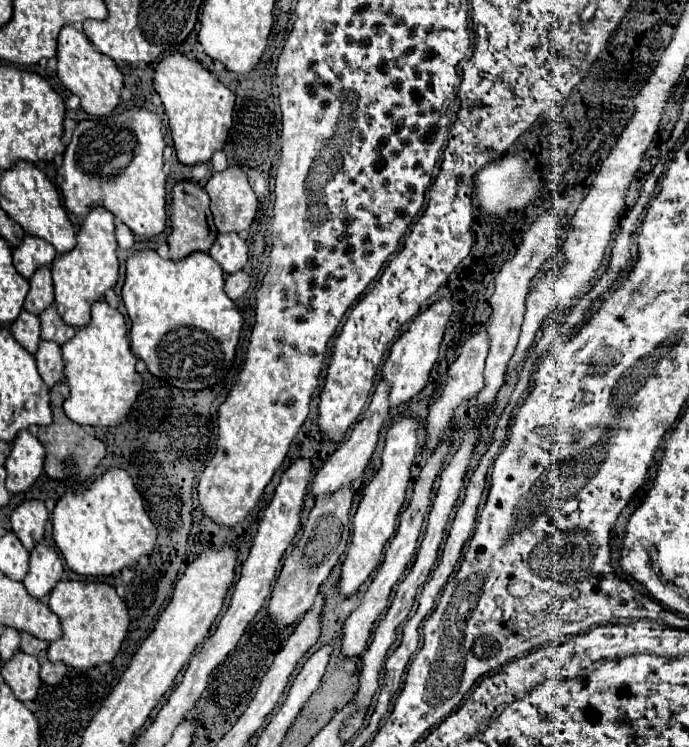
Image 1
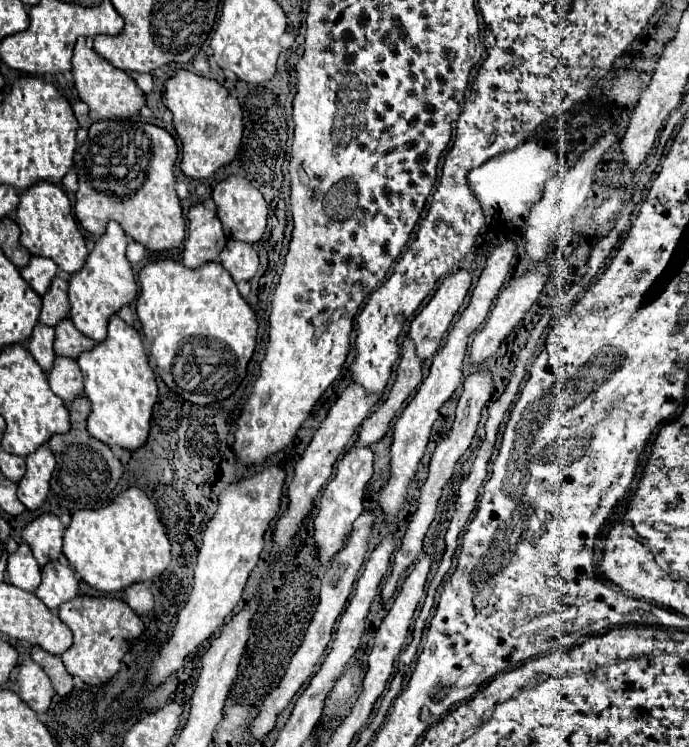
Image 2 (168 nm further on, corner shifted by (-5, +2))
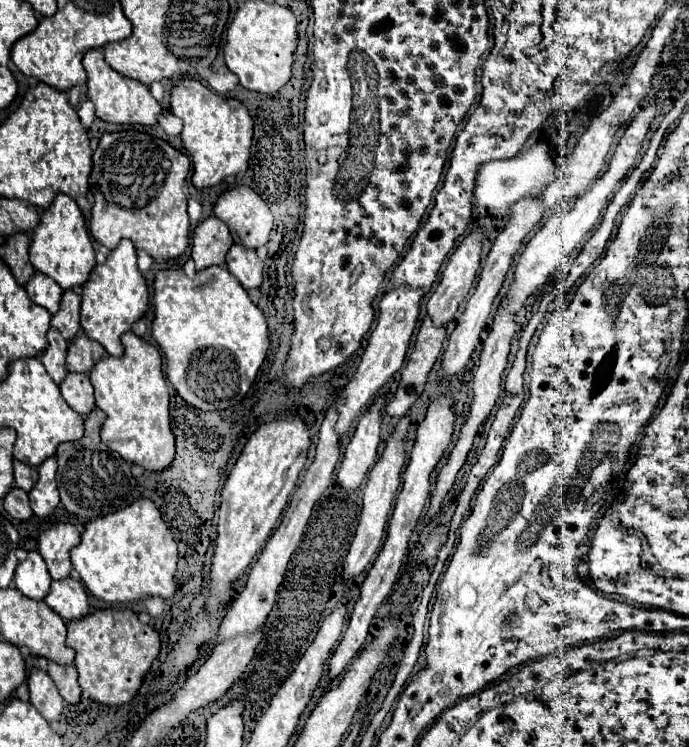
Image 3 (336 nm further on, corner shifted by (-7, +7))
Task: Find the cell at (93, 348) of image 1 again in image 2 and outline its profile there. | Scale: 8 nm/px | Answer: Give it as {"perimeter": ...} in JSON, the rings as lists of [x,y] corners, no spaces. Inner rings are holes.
{"perimeter":[[[112,316],[108,324],[108,338],[96,344],[94,350],[84,352],[78,358],[78,366],[84,374],[84,394],[92,402],[92,414],[88,416],[90,436],[108,446],[120,446],[132,452],[142,448],[148,442],[158,386],[140,334],[118,316]]]}

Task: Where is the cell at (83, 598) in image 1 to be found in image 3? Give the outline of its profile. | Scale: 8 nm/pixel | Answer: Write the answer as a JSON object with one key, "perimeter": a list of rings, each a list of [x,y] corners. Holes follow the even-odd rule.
{"perimeter":[[[94,609],[88,617],[68,623],[66,643],[76,649],[74,665],[78,669],[78,683],[86,695],[102,705],[128,703],[152,661],[160,653],[160,637],[150,625],[142,625],[132,609]]]}

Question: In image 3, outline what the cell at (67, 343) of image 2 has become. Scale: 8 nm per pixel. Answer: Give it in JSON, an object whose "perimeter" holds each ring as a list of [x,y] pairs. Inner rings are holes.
{"perimeter":[[[78,333],[78,337],[74,337],[74,341],[68,343],[68,353],[66,353],[68,371],[88,373],[92,369],[92,363],[98,361],[104,353],[106,353],[104,347],[88,339],[84,333]]]}

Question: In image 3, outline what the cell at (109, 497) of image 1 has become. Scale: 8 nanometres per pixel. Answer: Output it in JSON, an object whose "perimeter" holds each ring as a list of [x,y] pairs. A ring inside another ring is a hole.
{"perimeter":[[[136,499],[108,517],[96,517],[84,525],[80,543],[72,547],[72,565],[94,597],[108,603],[140,601],[146,595],[172,597],[178,563],[176,541],[150,499]]]}

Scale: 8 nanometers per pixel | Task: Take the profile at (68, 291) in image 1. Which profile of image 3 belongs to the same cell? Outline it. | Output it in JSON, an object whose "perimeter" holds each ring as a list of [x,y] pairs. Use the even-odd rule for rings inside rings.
{"perimeter":[[[122,239],[116,249],[110,251],[106,263],[96,265],[90,279],[82,285],[82,329],[84,333],[98,341],[106,353],[122,355],[120,335],[130,331],[132,323],[140,319],[148,309],[148,287],[136,265],[136,249],[132,241]]]}

